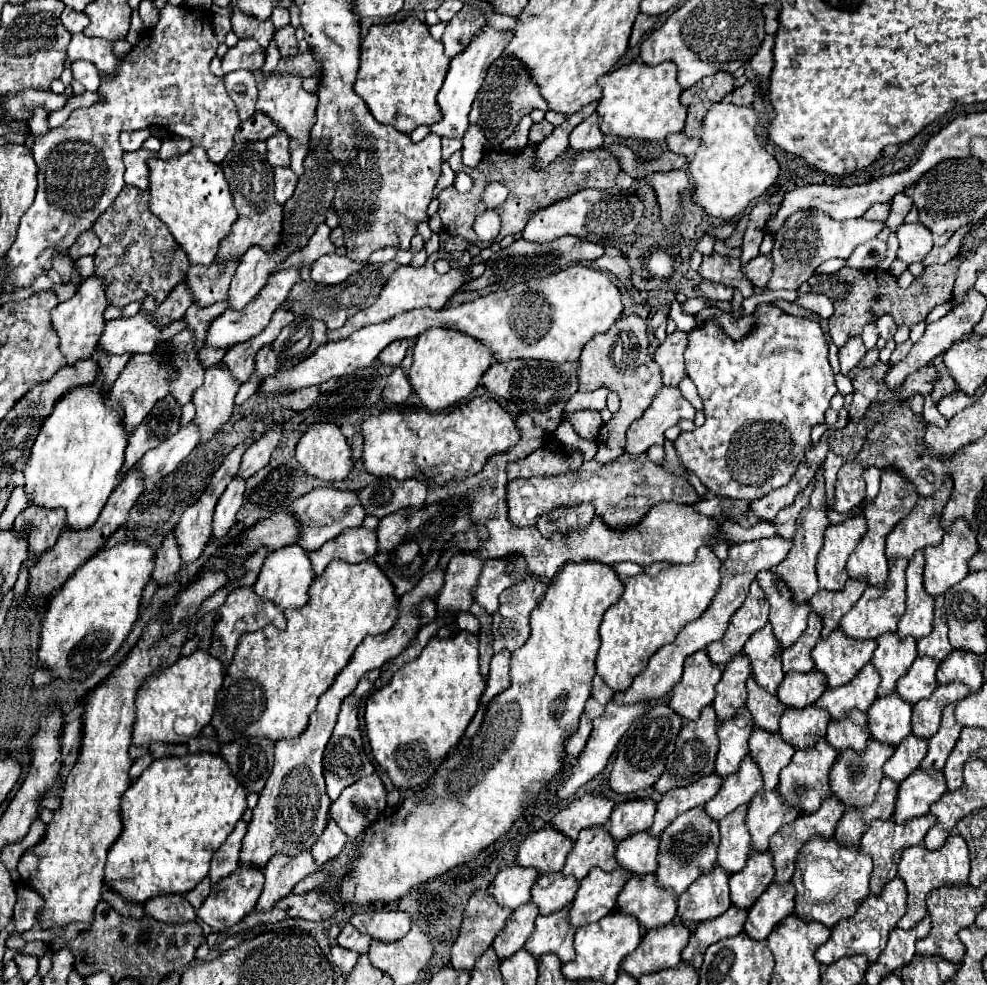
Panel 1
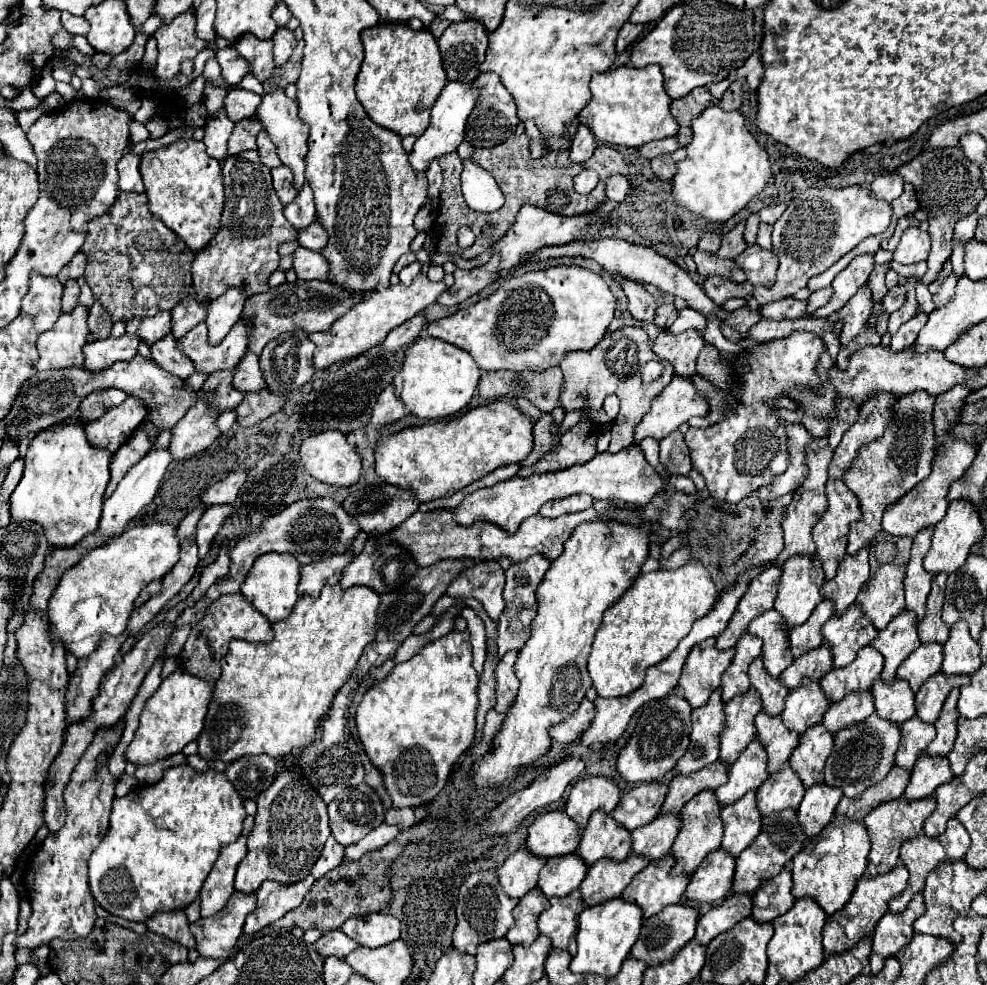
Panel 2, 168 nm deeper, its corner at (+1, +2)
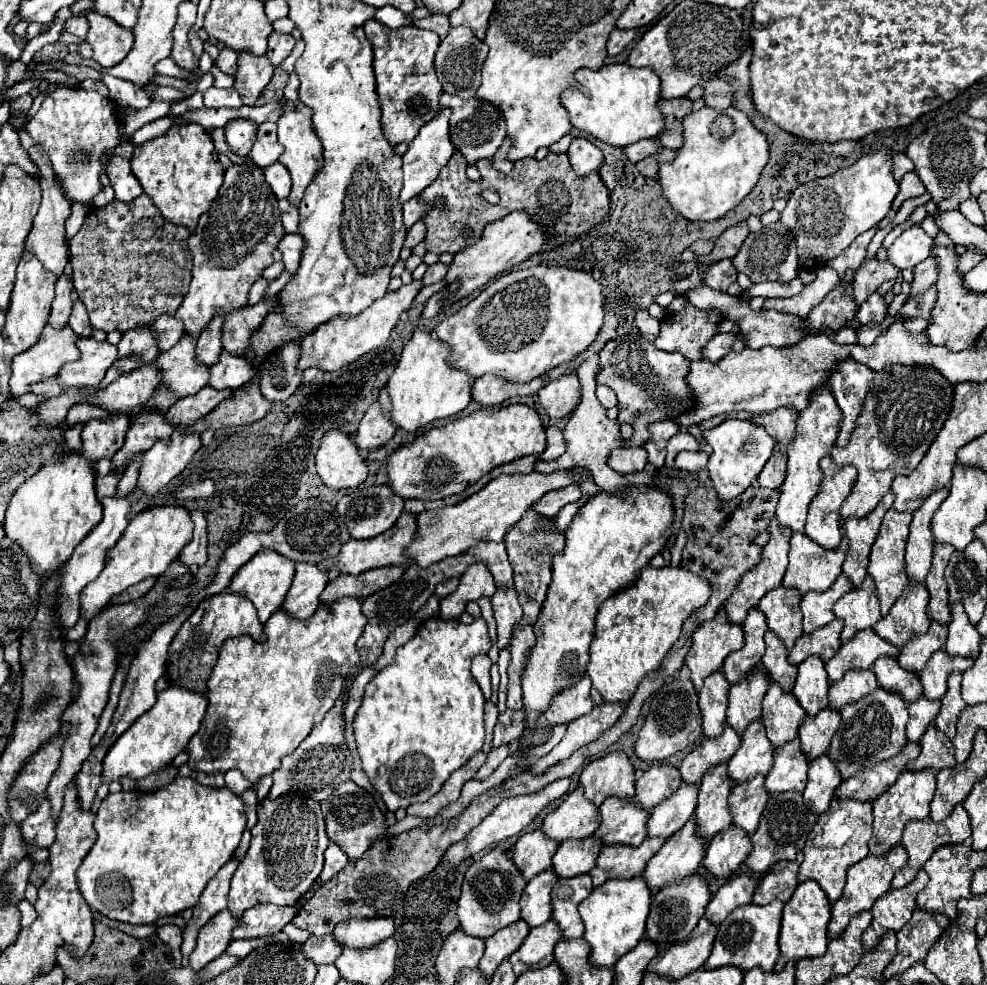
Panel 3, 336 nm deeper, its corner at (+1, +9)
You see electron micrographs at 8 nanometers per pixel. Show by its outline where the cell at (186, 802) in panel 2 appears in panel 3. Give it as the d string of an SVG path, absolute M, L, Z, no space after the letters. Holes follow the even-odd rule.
M177 775L171 785L153 793L111 793L101 801L93 823L97 831L95 845L77 869L79 891L93 911L121 923L151 925L165 915L177 915L195 907L207 881L233 859L245 825L247 819L241 797L229 793L227 787L203 787L191 777Z

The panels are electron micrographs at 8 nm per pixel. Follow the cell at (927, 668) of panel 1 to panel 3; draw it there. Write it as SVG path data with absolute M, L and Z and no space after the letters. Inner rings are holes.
M931 621L929 631L923 637L913 637L913 641L909 641L907 649L901 651L901 655L897 657L899 665L903 669L919 673L925 667L925 663L929 661L929 657L945 645L945 641L947 641L947 625Z

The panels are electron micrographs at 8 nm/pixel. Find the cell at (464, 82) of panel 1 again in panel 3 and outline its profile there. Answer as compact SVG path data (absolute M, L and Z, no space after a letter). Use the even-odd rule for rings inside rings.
M443 109L433 121L429 121L427 125L423 125L421 131L419 131L419 135L409 143L407 153L401 157L403 159L403 173L405 173L403 189L399 193L401 205L405 201L409 201L411 197L419 195L425 187L429 187L439 177L439 171L447 165L447 161L451 159L451 155L455 153L455 147L451 145L451 139L449 139L449 123L447 123L449 115L451 115L451 111Z

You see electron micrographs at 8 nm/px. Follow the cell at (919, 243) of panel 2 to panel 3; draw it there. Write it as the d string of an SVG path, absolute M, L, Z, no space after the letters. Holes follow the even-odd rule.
M913 225L907 227L893 241L893 245L887 249L887 259L891 265L903 271L925 261L931 255L931 247L933 247L933 239L919 225Z

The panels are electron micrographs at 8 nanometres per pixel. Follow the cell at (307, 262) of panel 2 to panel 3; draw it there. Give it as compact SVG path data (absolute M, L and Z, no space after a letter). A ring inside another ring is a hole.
M293 233L293 235L285 235L281 241L279 241L279 251L283 255L283 265L285 265L285 271L287 273L295 273L297 267L299 267L299 261L301 261L301 251L303 251L303 237L299 233Z

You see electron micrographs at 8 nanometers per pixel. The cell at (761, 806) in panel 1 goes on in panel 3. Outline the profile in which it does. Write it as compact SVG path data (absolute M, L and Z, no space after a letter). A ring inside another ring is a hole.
M799 737L787 741L775 749L775 765L765 779L765 789L769 789L769 793L801 793L807 783L807 765L809 761L801 751Z

